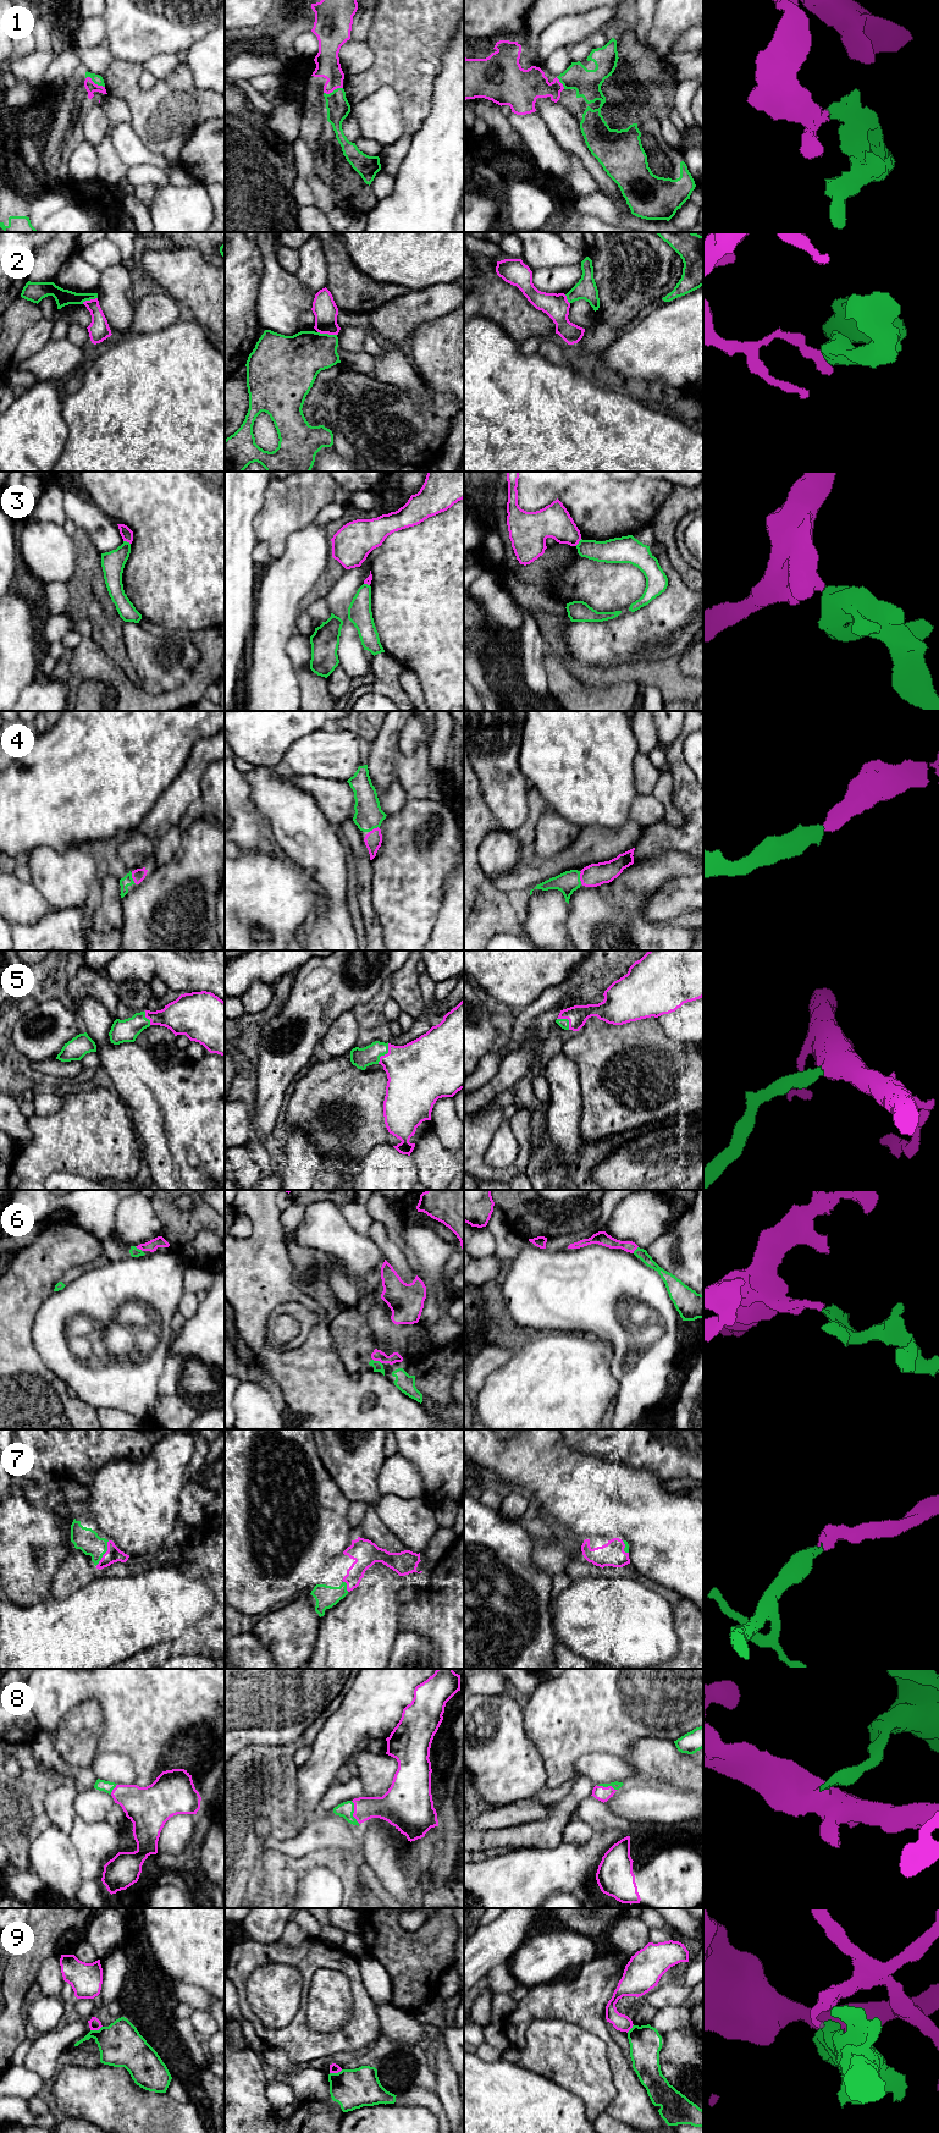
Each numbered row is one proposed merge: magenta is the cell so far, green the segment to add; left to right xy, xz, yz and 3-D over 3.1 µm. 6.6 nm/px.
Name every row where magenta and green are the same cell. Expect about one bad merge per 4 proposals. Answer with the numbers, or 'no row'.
1, 4, 5, 6, 7, 8

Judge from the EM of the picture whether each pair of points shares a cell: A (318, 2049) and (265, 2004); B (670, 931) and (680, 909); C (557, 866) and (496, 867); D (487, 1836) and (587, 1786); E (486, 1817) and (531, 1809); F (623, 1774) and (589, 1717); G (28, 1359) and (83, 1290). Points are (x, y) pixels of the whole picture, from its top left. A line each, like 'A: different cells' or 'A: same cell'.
A: different cells
B: different cells
C: different cells
D: same cell
E: same cell
F: different cells
G: different cells

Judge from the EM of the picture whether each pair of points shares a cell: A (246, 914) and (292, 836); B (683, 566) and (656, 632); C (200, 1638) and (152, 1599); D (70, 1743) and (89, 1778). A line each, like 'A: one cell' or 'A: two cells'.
A: two cells
B: two cells
C: two cells
D: two cells

